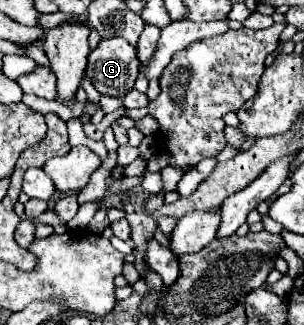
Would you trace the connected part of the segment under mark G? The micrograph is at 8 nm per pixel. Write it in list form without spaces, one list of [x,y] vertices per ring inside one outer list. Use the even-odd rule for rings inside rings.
[[[108,38],[98,44],[88,56],[86,76],[92,86],[106,96],[124,98],[140,72],[140,60],[136,56],[136,46],[128,44],[124,38]]]

